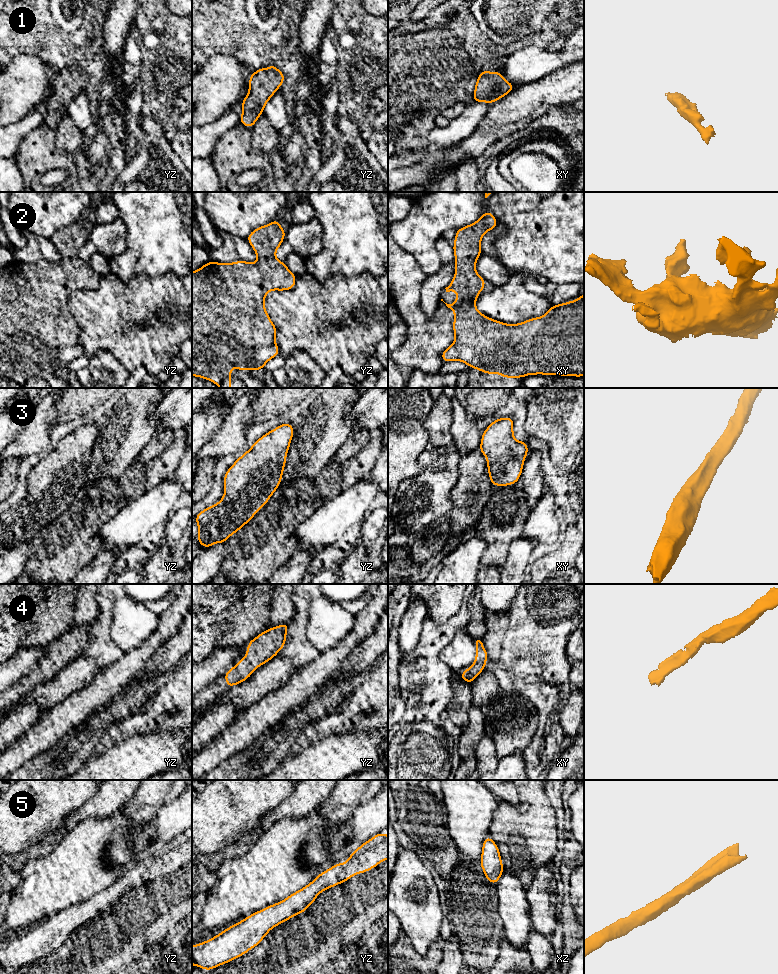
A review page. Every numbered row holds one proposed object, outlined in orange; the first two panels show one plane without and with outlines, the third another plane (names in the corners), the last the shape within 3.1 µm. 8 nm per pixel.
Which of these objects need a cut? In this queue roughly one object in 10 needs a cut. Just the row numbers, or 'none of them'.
none of them

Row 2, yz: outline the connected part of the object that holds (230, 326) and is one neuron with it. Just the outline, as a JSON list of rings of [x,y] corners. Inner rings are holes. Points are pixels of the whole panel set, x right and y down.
[[[276,218],[270,224],[254,229],[246,238],[257,255],[257,263],[238,260],[234,263],[208,261],[192,272],[192,376],[204,378],[220,388],[231,388],[231,367],[236,370],[264,370],[265,364],[279,355],[275,338],[277,327],[265,309],[264,300],[269,291],[292,290],[296,284],[293,274],[284,262],[275,257],[286,236]]]

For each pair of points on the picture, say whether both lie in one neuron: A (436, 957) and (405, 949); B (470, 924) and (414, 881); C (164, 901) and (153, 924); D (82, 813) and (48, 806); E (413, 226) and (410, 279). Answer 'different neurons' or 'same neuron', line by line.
A: same neuron
B: different neurons
C: different neurons
D: different neurons
E: different neurons

